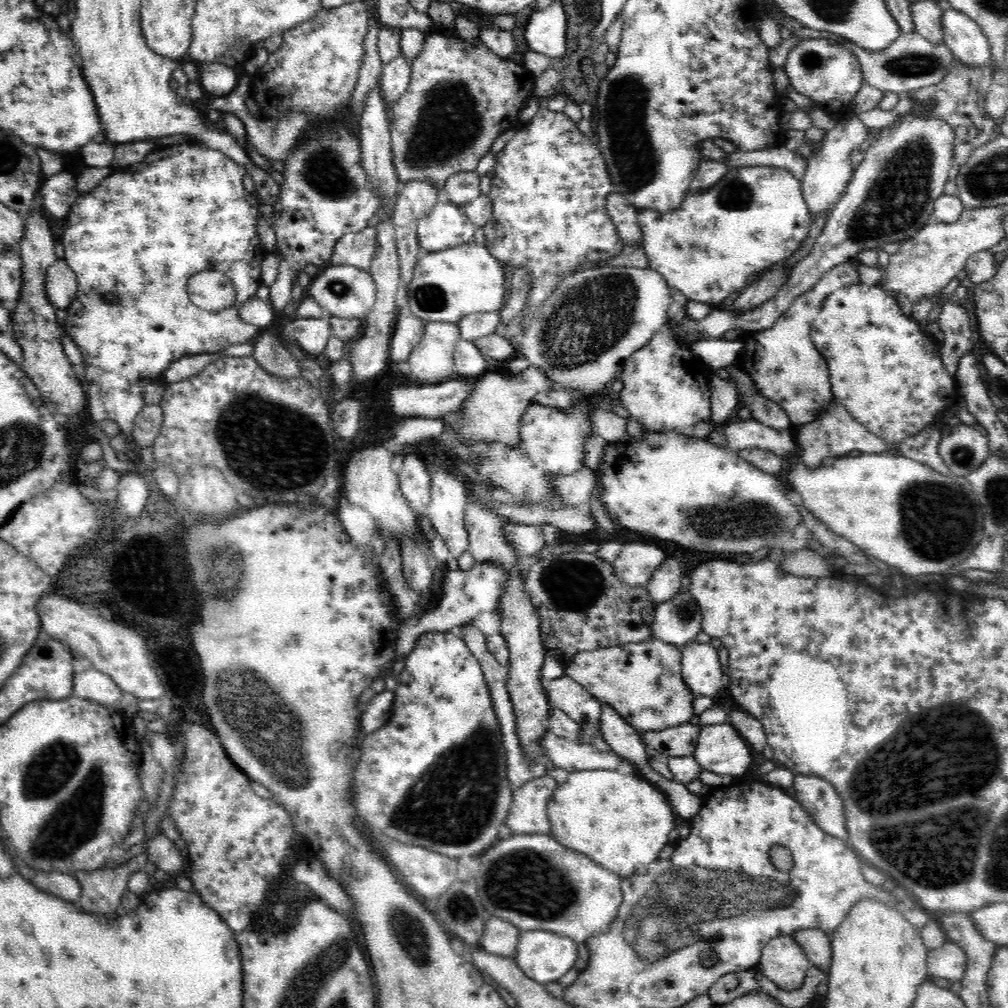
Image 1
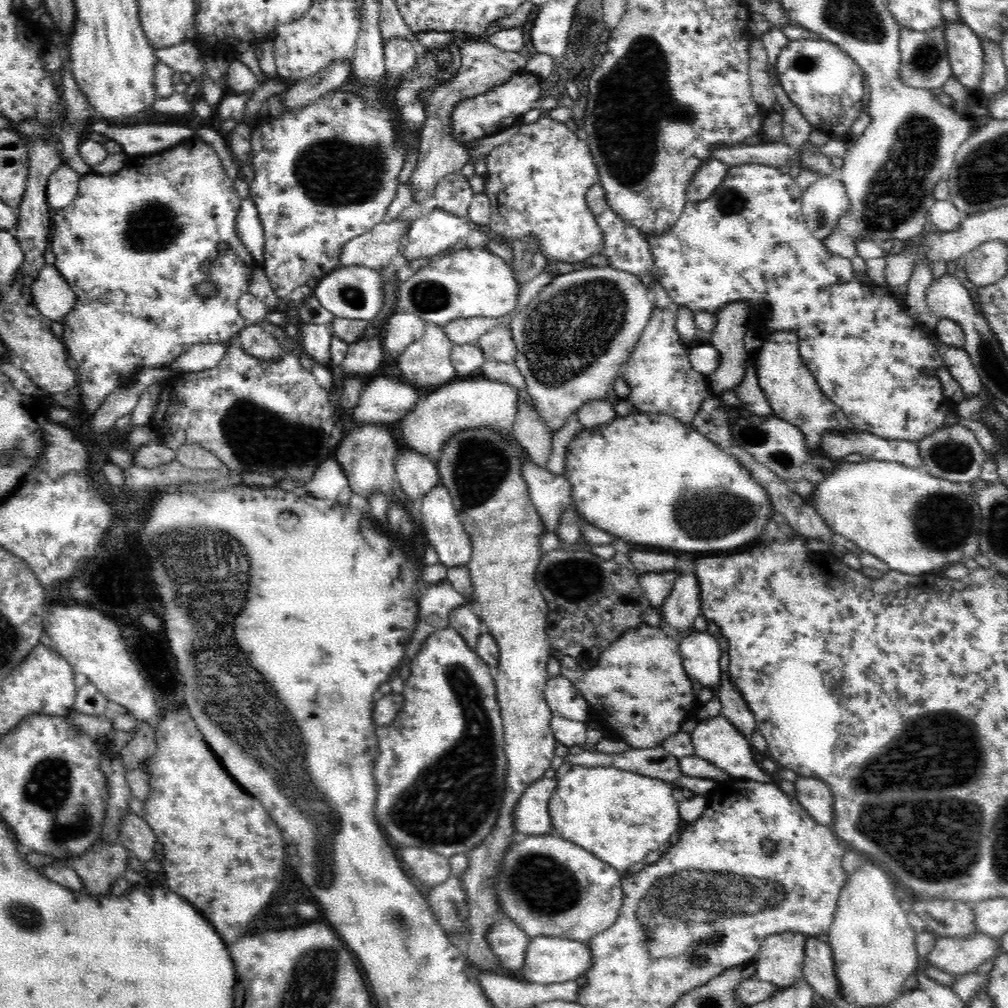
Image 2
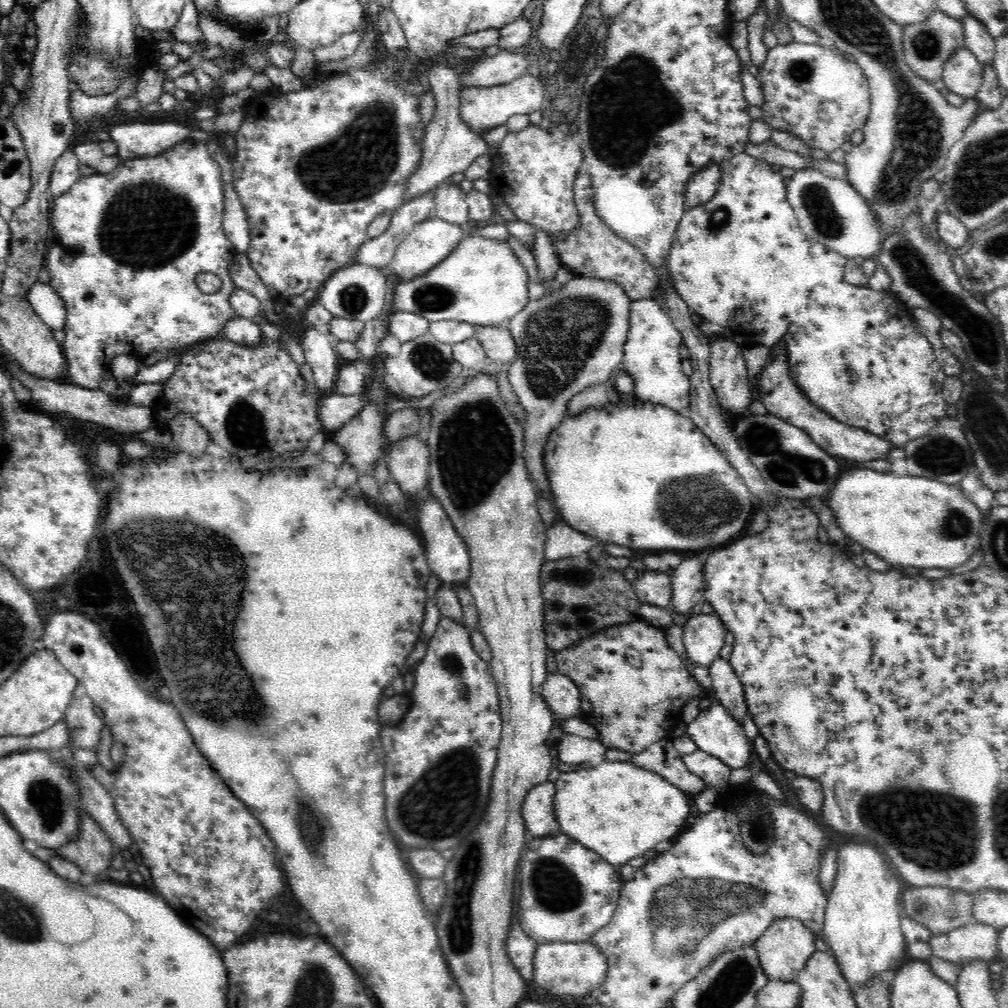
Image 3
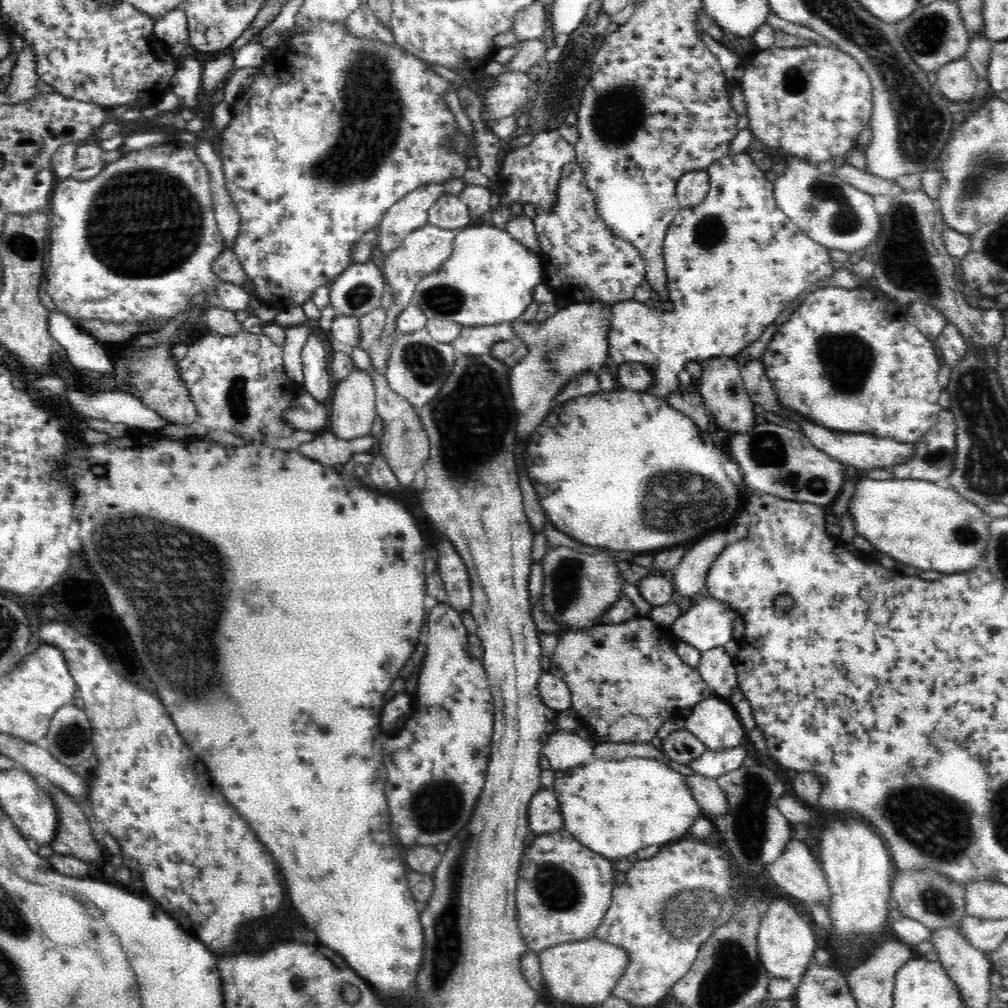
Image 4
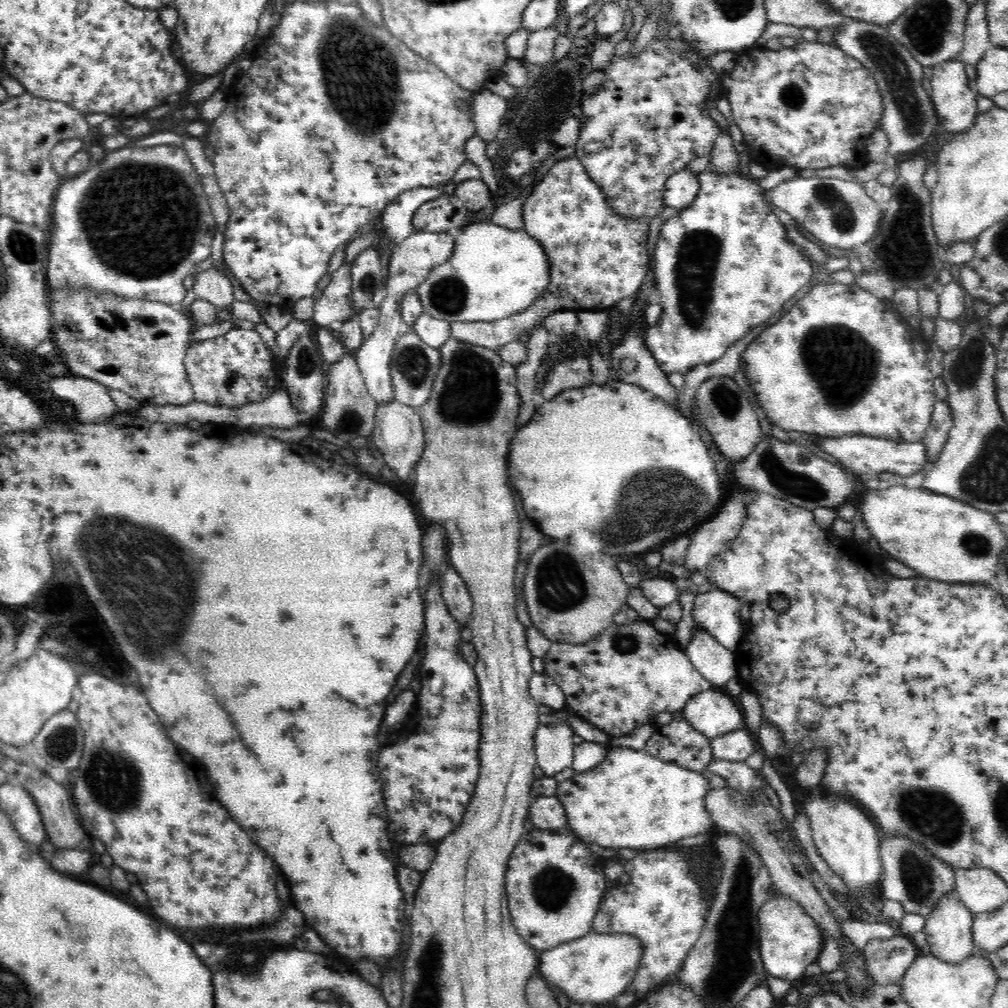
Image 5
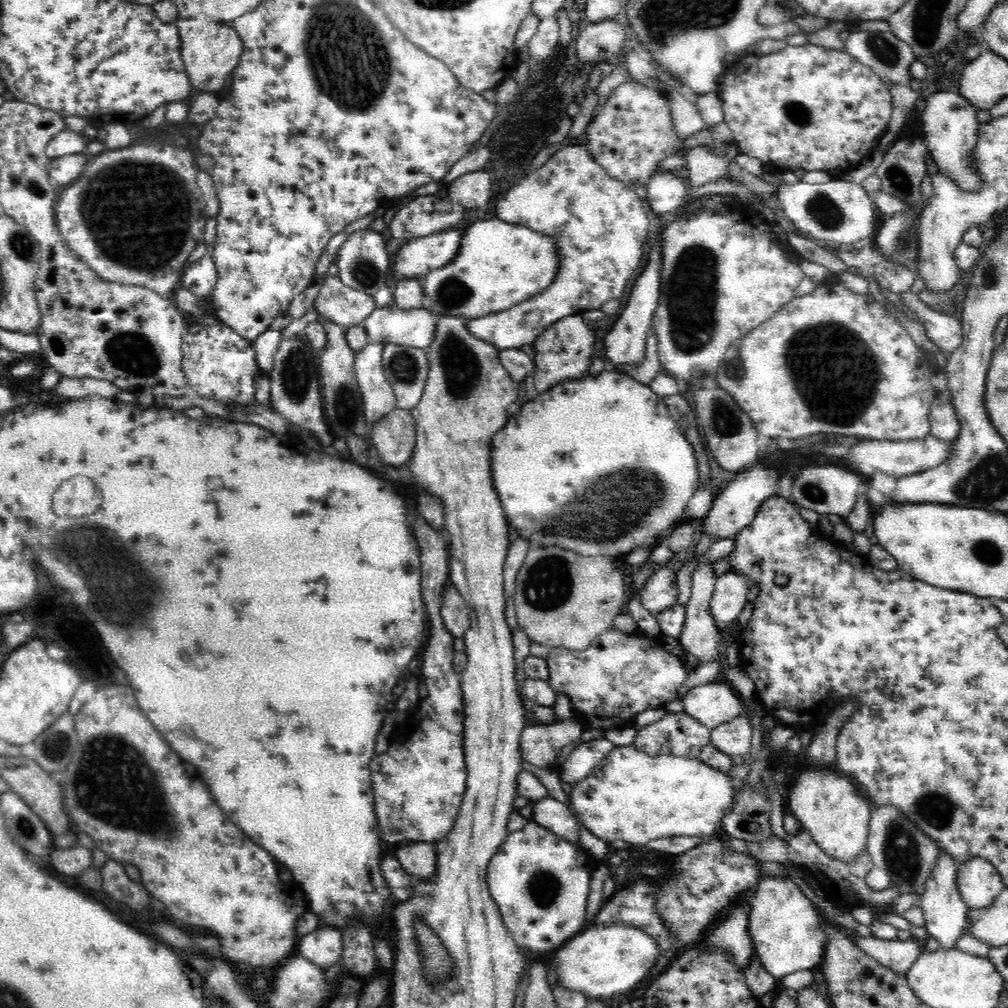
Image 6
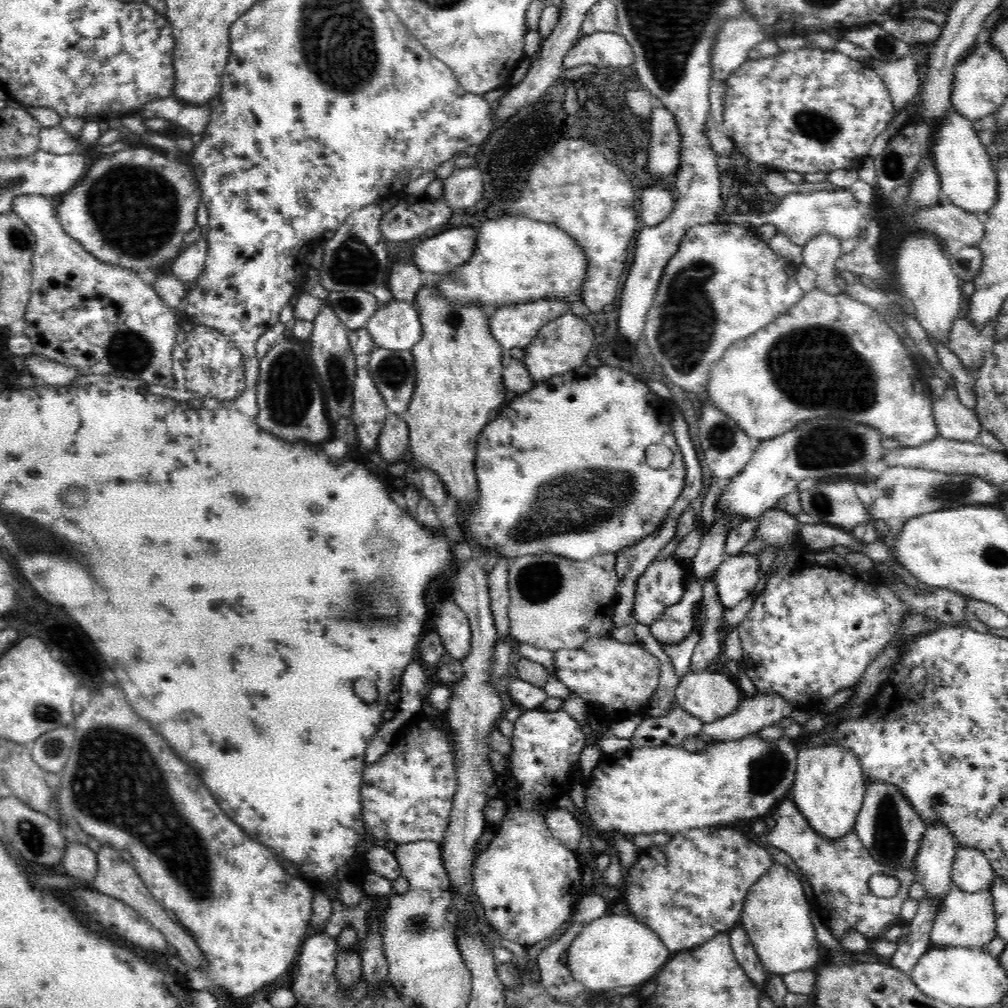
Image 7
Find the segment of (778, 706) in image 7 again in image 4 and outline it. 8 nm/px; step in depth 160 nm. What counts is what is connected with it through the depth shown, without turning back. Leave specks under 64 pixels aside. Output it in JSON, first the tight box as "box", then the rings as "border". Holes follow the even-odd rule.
{"box":[689,741,746,778],"border":[[[745,741],[738,748],[726,748],[726,750],[708,750],[695,758],[689,767],[699,775],[706,778],[720,778],[736,768],[740,768],[742,761],[746,758]]]}

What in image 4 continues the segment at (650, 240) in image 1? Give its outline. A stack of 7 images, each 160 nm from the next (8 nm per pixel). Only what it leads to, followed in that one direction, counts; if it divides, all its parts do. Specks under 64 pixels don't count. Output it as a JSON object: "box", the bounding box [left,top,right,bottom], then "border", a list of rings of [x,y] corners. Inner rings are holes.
{"box":[608,154,835,400],"border":[[[749,154],[726,155],[706,171],[710,177],[706,200],[695,207],[682,207],[663,241],[669,308],[654,310],[635,299],[612,305],[608,332],[611,364],[638,363],[652,370],[655,382],[646,391],[662,400],[682,387],[677,375],[690,360],[700,363],[708,358],[740,355],[812,282],[835,272],[828,249],[806,236],[780,210],[774,199],[774,180],[764,174]]]}

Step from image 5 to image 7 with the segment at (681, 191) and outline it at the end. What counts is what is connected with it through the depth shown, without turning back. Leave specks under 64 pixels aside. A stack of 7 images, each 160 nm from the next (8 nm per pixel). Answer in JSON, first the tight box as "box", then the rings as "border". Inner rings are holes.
{"box":[640,181,673,227],"border":[[[661,181],[648,185],[642,193],[640,219],[645,227],[663,222],[673,211],[673,197],[662,188]]]}

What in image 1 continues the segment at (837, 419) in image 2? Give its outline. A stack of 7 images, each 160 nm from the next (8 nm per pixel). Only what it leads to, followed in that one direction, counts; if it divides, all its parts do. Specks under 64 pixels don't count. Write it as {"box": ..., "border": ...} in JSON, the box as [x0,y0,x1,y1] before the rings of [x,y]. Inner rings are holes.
{"box":[735,259,858,427],"border":[[[848,259],[827,270],[808,292],[797,296],[774,326],[766,330],[743,331],[741,340],[744,341],[744,350],[735,365],[752,377],[753,386],[761,396],[779,404],[786,411],[795,427],[818,419],[819,414],[831,405],[829,402],[834,401],[828,362],[812,342],[814,320],[820,314],[828,294],[858,283],[858,259]]]}

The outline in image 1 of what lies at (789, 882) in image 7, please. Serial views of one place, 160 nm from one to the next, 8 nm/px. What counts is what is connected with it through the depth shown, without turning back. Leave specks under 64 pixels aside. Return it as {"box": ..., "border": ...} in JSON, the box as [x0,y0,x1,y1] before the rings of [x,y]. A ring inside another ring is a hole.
{"box":[757,935,810,990],"border":[[[792,935],[776,936],[763,947],[757,970],[769,978],[780,990],[796,990],[804,984],[804,978],[810,968],[801,944]]]}

